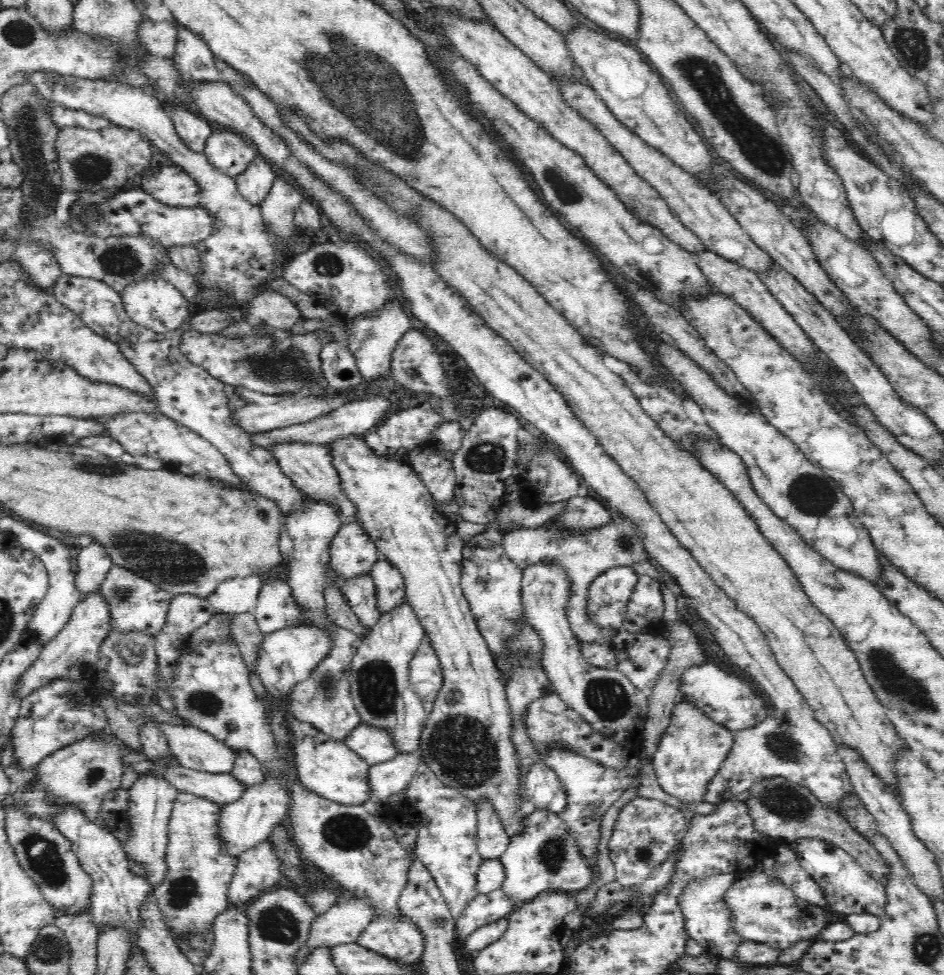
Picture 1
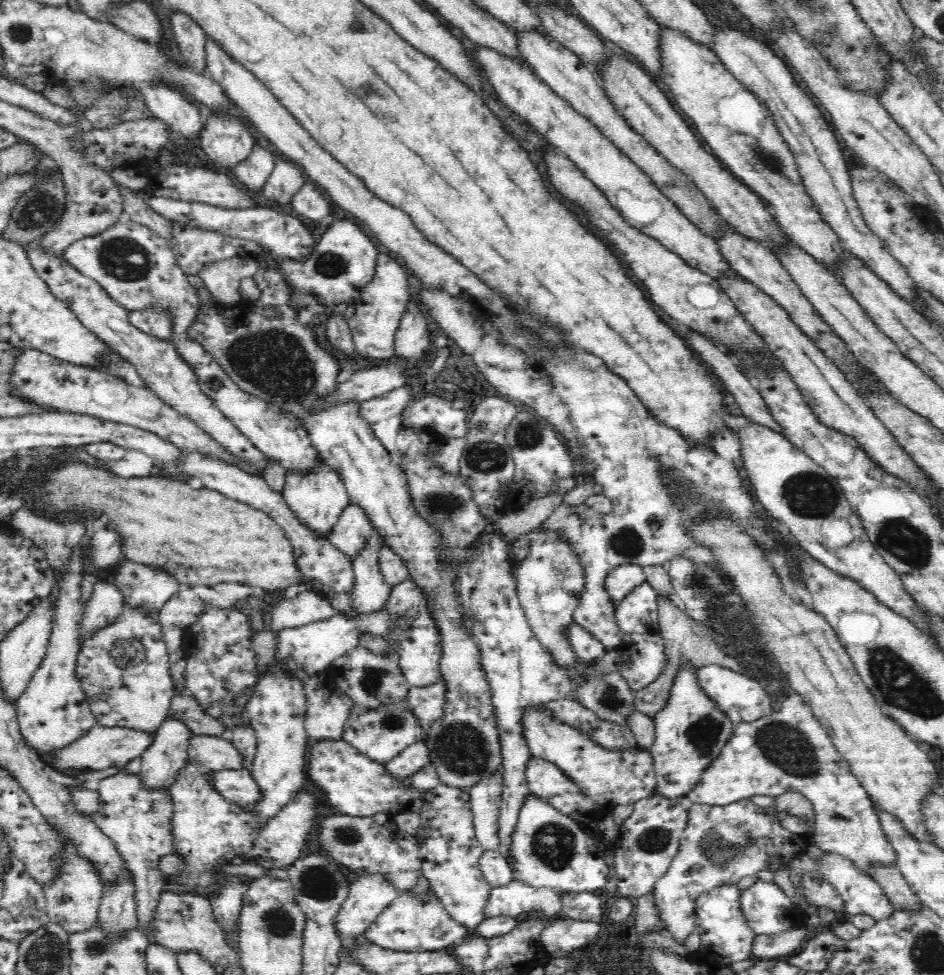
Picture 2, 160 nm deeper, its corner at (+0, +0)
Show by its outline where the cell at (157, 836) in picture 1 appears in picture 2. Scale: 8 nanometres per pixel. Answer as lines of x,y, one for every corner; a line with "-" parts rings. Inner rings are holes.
168,714
155,732
154,742
142,754
142,771
139,773
146,787
170,789
177,774
186,766
193,732
184,721

